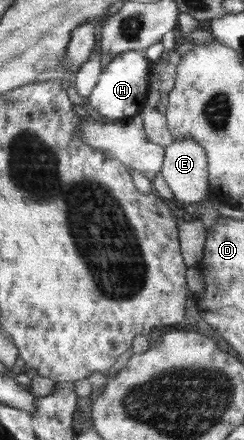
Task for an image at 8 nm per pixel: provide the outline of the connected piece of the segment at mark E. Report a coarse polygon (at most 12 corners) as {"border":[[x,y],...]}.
{"border":[[184,136],[164,147],[160,176],[190,208],[208,196],[206,154]]}

